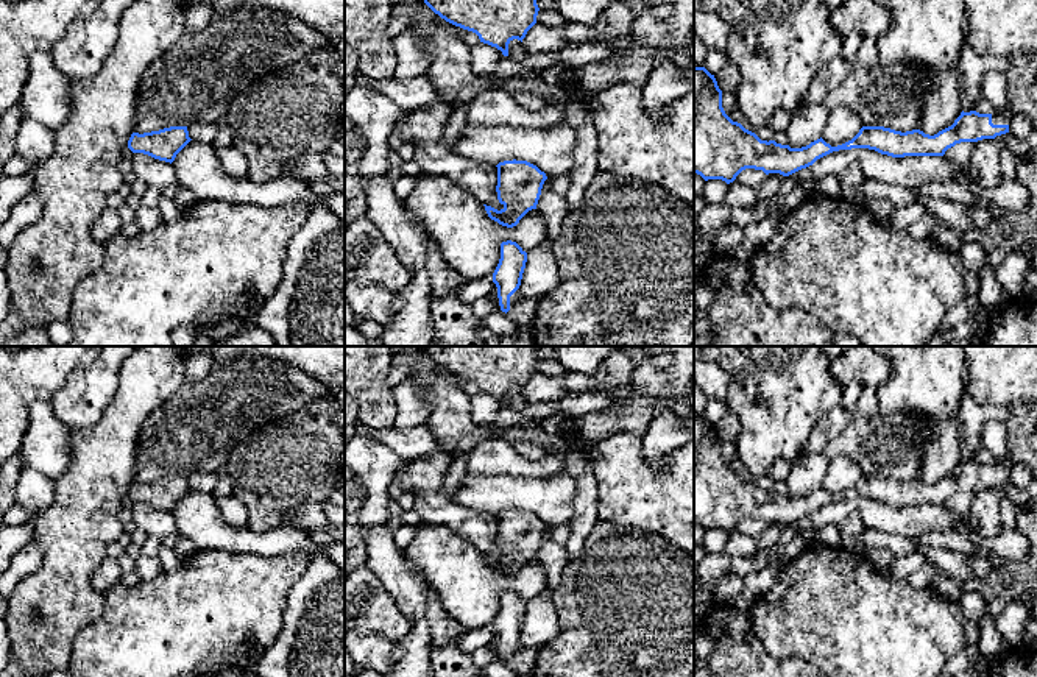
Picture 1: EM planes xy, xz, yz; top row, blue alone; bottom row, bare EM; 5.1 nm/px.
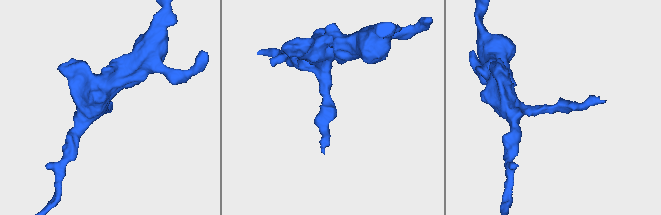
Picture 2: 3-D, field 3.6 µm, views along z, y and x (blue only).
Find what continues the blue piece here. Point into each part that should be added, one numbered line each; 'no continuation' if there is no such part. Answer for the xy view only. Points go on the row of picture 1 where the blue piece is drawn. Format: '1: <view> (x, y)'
no continuation

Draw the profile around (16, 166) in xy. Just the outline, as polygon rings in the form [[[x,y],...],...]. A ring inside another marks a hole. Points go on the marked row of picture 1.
[[[14,153],[12,158],[5,164],[3,173],[17,176],[27,173],[31,167],[33,167],[31,162],[27,162],[22,156]]]

